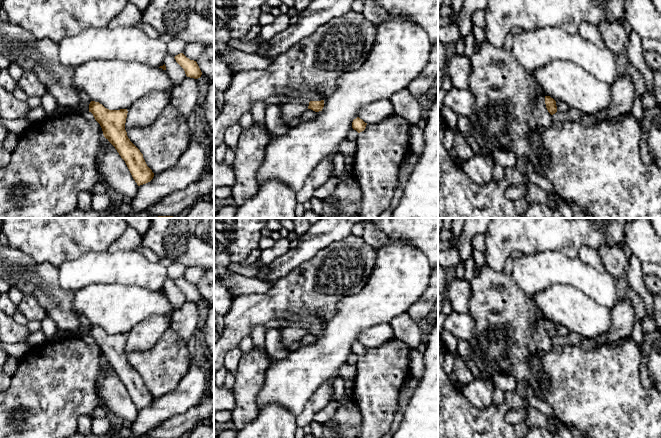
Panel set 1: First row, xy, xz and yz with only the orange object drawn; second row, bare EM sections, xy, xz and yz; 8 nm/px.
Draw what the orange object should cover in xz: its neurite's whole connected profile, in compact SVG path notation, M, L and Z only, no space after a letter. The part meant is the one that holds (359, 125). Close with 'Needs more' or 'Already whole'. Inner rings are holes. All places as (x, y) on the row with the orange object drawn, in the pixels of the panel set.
M357 117L352 122L352 128L356 130L358 133L365 130L367 123L365 123L362 119Z. Already whole

